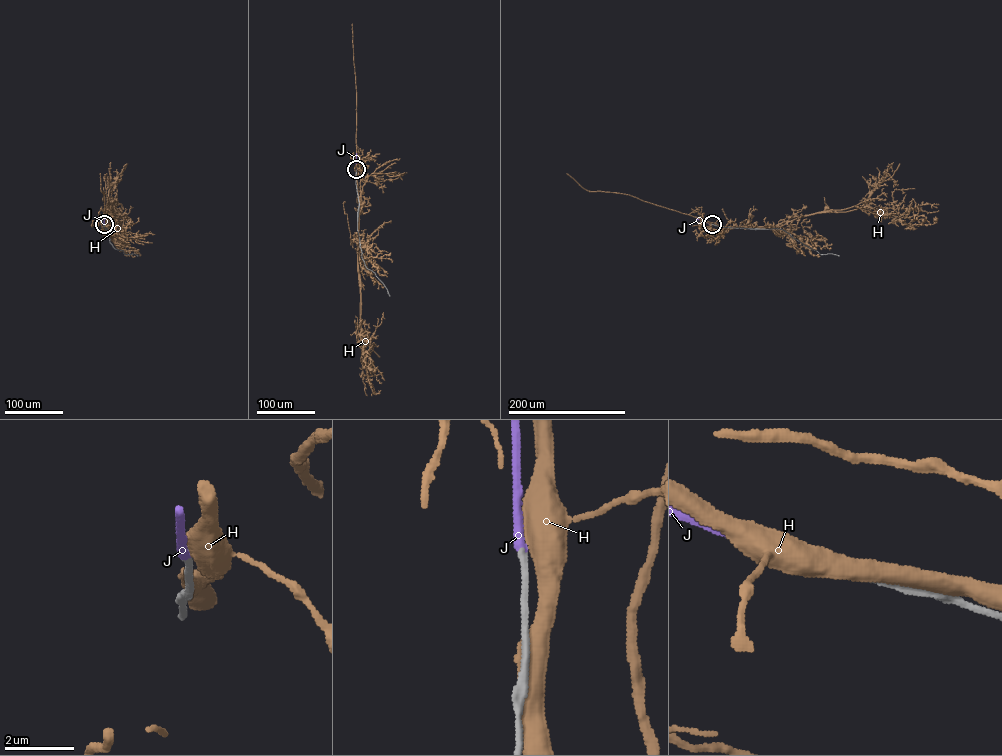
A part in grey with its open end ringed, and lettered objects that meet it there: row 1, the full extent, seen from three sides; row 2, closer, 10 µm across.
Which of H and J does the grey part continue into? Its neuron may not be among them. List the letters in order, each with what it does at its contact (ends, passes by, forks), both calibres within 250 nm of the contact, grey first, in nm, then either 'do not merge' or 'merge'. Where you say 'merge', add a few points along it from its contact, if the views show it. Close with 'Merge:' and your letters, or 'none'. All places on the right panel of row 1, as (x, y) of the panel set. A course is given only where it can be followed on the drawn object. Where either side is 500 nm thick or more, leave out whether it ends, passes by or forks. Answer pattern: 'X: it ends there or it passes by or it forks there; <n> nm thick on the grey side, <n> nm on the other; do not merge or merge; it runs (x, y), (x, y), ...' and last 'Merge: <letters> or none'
H: 200 nm thick on the grey side, 600 nm on the other; do not merge
J: it ends there; 200 nm thick on the grey side, 240 nm on the other; merge; it runs (712, 224), (696, 219)
Merge: J

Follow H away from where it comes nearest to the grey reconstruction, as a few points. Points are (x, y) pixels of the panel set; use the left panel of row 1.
H: (104, 224), (107, 227), (109, 206), (117, 224), (126, 218)

